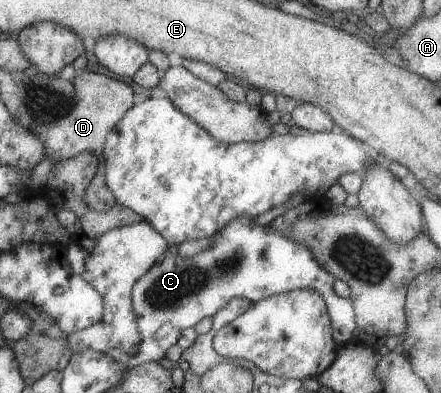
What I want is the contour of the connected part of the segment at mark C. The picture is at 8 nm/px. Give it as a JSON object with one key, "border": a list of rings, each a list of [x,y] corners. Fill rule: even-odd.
{"border":[[[246,214],[230,220],[213,235],[216,242],[212,242],[210,248],[189,258],[170,254],[138,277],[130,292],[138,330],[138,348],[134,348],[134,352],[112,348],[104,351],[108,358],[128,369],[157,362],[165,357],[167,348],[178,340],[182,330],[190,329],[206,316],[212,316],[230,298],[236,296],[257,303],[268,296],[303,288],[315,290],[324,299],[336,346],[341,347],[360,337],[352,300],[334,293],[332,283],[335,278],[314,260],[314,254],[304,244],[296,244],[294,240],[270,230],[267,225],[254,224],[254,217]]]}

